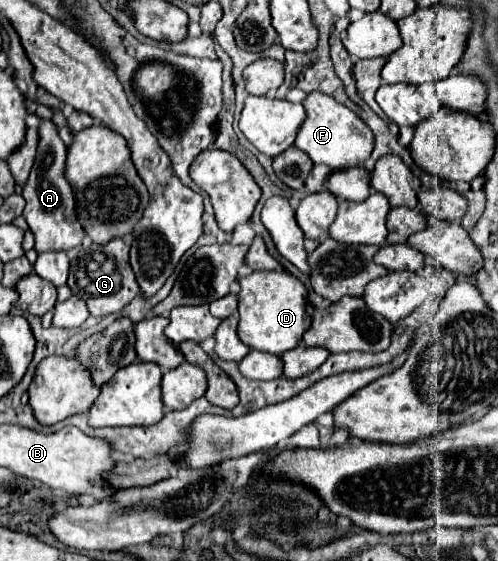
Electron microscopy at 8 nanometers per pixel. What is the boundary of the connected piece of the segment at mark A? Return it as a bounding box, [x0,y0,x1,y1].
[23,119,85,253]

